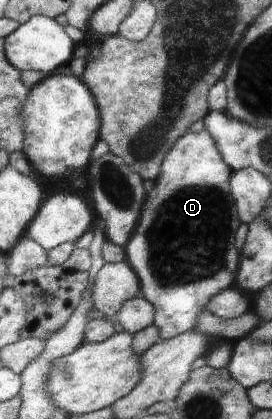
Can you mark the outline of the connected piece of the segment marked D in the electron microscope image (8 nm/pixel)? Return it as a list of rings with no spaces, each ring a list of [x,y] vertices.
[[[202,132],[185,135],[178,140],[163,160],[162,174],[155,187],[148,192],[142,217],[134,234],[125,245],[125,261],[136,274],[141,295],[155,310],[153,325],[158,328],[159,340],[172,340],[186,335],[198,323],[200,312],[210,298],[236,283],[242,257],[234,247],[237,229],[240,227],[235,198],[231,196],[232,169],[226,165],[215,138]]]

